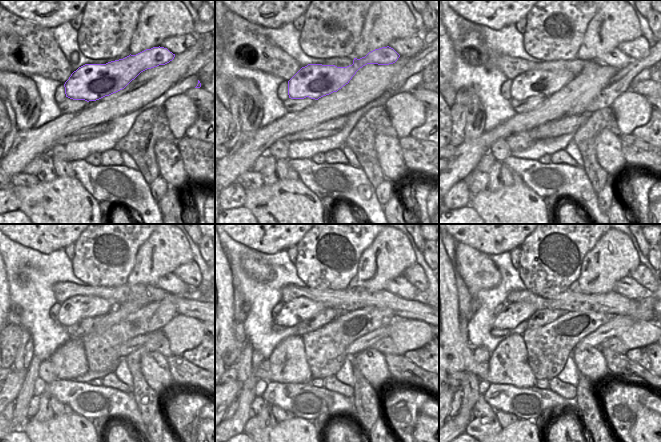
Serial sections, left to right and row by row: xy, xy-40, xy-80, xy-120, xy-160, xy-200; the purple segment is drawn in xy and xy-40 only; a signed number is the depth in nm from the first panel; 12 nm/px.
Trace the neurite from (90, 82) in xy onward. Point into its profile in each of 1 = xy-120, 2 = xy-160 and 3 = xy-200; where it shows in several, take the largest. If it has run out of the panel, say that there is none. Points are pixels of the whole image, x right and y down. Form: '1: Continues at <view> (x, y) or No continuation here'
1: Continues at xy-120 (74, 309)
2: Continues at xy-160 (298, 310)
3: Continues at xy-200 (513, 314)

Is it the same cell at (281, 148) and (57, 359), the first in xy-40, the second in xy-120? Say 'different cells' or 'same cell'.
different cells

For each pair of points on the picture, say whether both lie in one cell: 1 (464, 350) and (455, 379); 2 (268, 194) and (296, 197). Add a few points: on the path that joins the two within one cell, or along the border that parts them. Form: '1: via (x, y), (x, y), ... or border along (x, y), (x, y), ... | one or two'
1: border along (449, 372), (472, 373) | two
2: via (275, 197), (289, 197) | one

